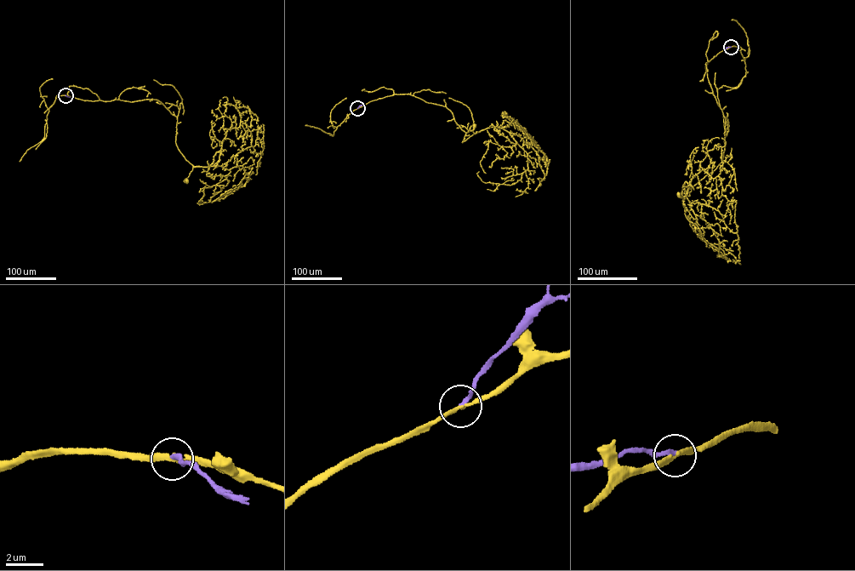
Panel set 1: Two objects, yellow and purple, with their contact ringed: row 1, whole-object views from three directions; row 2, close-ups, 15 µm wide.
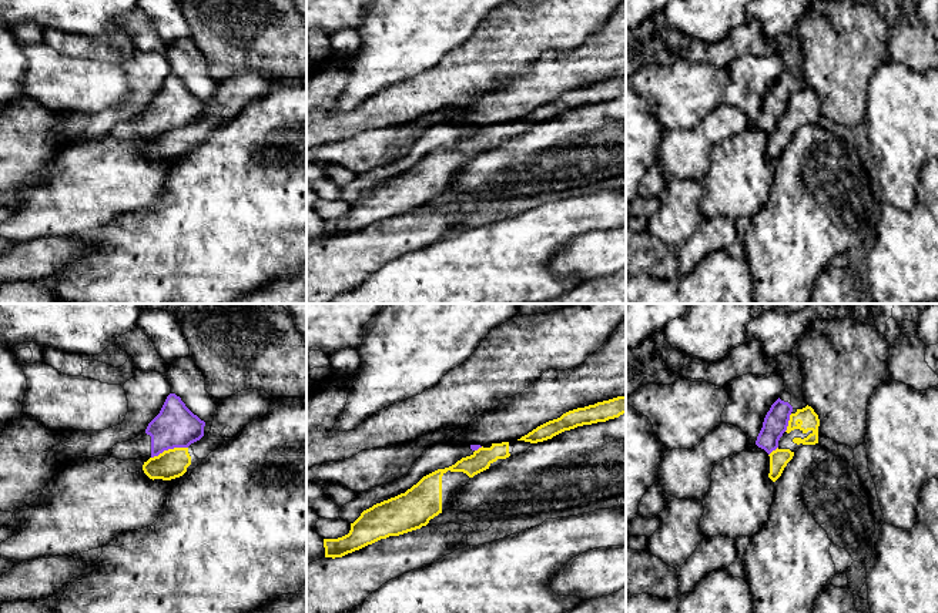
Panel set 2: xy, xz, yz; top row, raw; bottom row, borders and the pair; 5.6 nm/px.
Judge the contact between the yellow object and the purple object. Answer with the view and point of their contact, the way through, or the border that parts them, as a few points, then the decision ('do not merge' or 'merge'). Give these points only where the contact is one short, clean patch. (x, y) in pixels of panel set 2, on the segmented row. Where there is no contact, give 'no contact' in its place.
meets yellow in xy at (168, 449); border along xy (187, 446), (168, 448), (151, 458); do not merge

